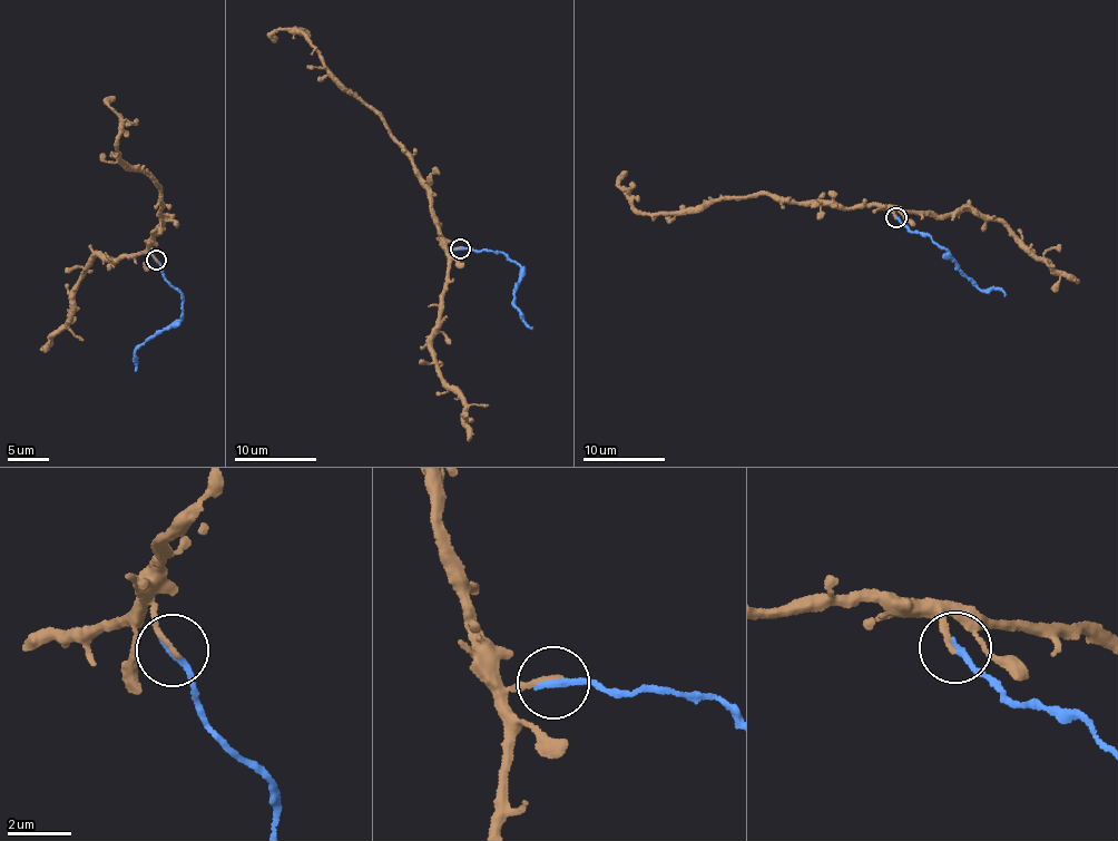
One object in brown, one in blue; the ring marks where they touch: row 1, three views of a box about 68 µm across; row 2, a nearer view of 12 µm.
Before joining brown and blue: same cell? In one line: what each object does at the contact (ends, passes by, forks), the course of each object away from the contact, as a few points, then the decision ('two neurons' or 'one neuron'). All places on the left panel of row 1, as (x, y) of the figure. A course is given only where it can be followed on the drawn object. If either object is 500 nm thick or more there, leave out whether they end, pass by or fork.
brown ends there; blue ends there; brown runs (157, 260), (150, 243), (164, 223), (162, 193), (128, 165), (118, 147), (120, 125), (108, 103), (113, 98); blue runs (156, 261), (168, 282), (179, 291), (182, 314), (135, 351), (134, 371); two neurons

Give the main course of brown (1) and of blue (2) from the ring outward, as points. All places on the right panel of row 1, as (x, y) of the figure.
1: (895, 217), (886, 206), (786, 202), (772, 195), (643, 213), (617, 185), (627, 172)
2: (896, 217), (909, 231), (948, 250), (964, 276), (972, 277), (977, 286), (999, 290), (1006, 296)

